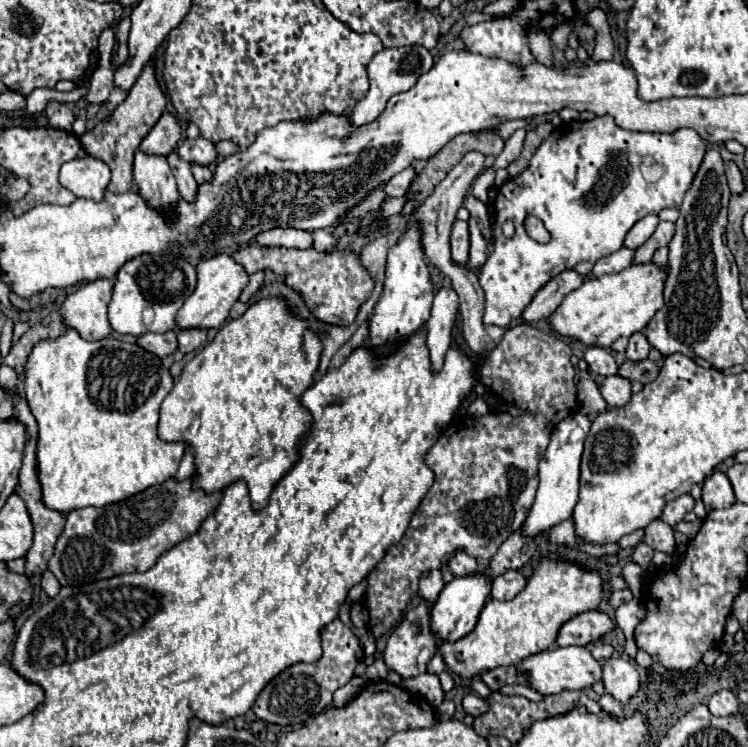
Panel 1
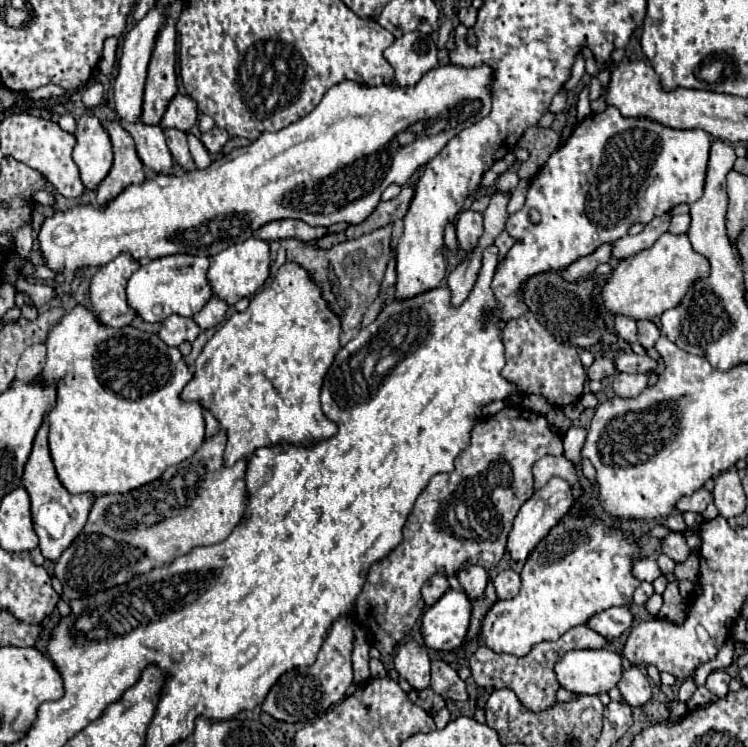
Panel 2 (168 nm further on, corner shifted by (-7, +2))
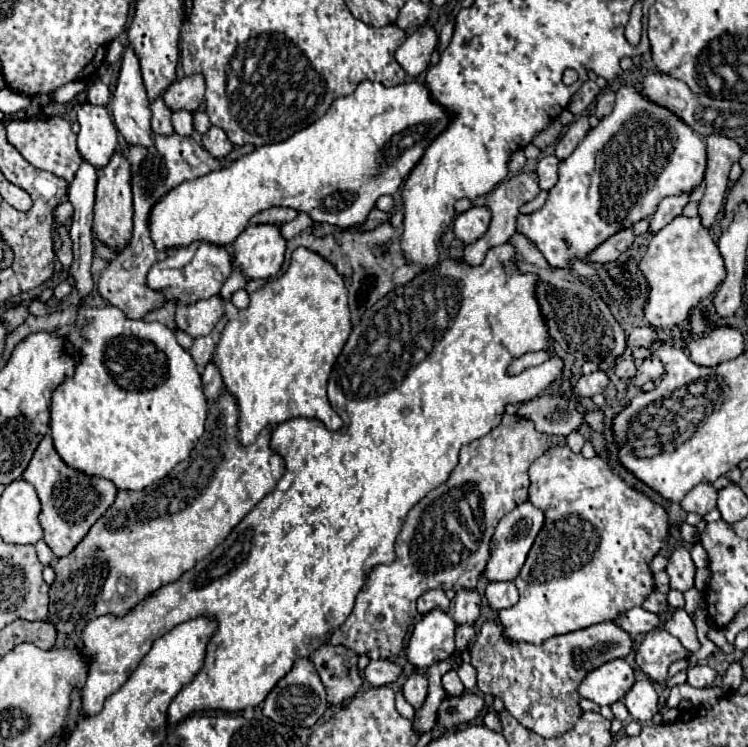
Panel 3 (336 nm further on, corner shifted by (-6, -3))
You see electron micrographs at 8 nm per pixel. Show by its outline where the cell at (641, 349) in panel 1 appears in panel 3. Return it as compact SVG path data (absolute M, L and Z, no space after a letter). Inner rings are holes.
M634 327L628 335L628 345L634 347L648 347L656 339L656 333L652 327Z

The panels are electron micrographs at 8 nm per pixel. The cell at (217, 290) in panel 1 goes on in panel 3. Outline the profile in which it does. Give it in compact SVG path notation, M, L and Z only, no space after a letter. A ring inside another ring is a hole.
M250 225L238 239L232 243L232 265L240 269L248 281L266 281L276 277L284 263L286 241L280 235L280 227L276 225Z

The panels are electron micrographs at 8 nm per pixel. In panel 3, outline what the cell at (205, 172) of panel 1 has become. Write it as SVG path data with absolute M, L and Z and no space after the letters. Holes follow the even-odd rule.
M176 111L172 115L172 123L174 123L174 131L178 135L184 135L184 137L190 137L194 127L192 127L192 115L188 111Z

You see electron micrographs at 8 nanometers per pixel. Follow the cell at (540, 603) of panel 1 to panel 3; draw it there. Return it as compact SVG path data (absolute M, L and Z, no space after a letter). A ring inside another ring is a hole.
M560 443L538 457L530 465L528 475L530 503L544 511L546 523L538 533L520 575L514 579L520 601L498 613L504 637L512 643L544 643L544 639L566 635L568 631L612 621L620 613L642 605L648 593L654 591L654 577L648 565L668 539L666 511L628 487L620 477L612 475L604 459L584 459L582 455L572 453L566 443Z

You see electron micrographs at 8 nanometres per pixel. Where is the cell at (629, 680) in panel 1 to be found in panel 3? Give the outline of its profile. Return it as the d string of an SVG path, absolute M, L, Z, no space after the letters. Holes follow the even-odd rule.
M648 679L636 681L632 685L632 689L624 695L622 701L624 701L626 709L630 711L632 719L636 719L640 723L646 723L656 715L658 695L656 695L656 691L652 687L652 681L648 681Z

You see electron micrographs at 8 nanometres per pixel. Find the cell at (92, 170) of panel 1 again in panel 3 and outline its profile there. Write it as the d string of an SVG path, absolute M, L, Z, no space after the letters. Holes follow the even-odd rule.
M84 103L78 111L78 151L86 163L102 169L108 165L116 145L118 145L118 129L106 107L96 107Z

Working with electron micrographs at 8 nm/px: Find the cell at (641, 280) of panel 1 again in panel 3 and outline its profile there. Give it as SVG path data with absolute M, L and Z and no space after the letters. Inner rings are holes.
M678 215L652 237L646 255L638 263L638 269L648 283L644 317L652 327L680 325L688 311L696 307L704 297L708 297L726 277L724 261L712 241L710 231L700 225L700 217L686 219L682 215Z

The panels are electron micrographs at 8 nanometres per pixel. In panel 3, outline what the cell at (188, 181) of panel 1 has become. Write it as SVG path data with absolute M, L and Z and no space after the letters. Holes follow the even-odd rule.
M156 99L154 103L150 103L150 111L152 111L152 129L158 135L172 135L174 127L172 127L172 119L170 119L170 111L164 105L162 99Z

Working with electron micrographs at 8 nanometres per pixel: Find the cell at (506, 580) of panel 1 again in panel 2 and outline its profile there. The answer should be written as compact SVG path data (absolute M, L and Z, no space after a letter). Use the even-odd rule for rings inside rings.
M503 570L503 572L495 574L493 586L495 586L499 600L511 600L517 596L517 592L521 588L521 578L515 570Z

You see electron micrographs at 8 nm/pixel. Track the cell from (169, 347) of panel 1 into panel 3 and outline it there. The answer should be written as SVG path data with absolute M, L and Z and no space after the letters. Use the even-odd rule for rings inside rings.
M210 297L206 301L198 301L194 305L178 305L176 307L176 327L190 337L208 335L218 319L224 313L224 305L220 297Z

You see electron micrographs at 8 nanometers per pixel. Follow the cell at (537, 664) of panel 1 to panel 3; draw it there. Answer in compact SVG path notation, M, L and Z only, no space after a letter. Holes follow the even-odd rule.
M612 659L590 671L578 685L578 695L596 705L612 705L620 701L634 685L634 671L624 659Z

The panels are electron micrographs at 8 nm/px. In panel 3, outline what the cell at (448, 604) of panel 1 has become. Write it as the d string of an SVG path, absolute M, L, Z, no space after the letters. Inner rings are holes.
M442 609L426 613L412 631L408 643L408 661L420 669L426 669L454 653L456 621Z

